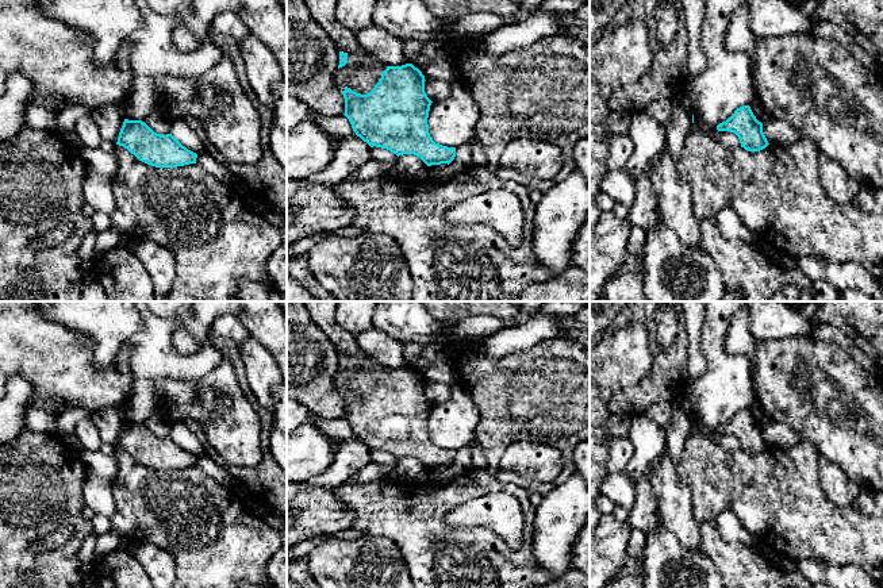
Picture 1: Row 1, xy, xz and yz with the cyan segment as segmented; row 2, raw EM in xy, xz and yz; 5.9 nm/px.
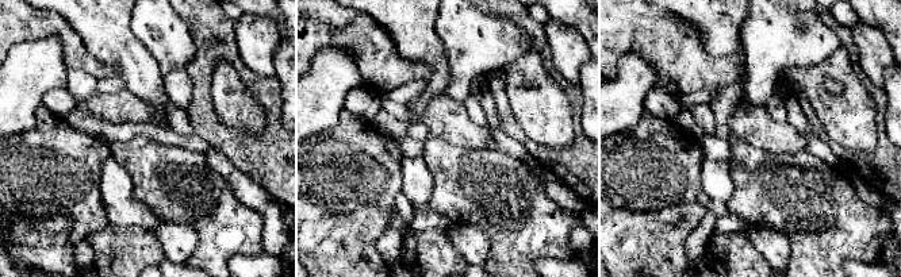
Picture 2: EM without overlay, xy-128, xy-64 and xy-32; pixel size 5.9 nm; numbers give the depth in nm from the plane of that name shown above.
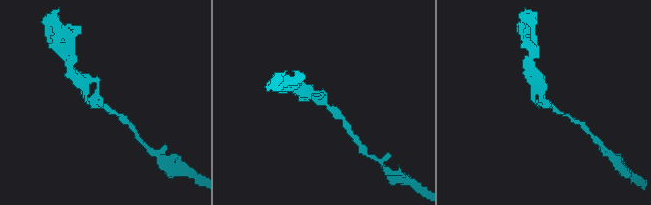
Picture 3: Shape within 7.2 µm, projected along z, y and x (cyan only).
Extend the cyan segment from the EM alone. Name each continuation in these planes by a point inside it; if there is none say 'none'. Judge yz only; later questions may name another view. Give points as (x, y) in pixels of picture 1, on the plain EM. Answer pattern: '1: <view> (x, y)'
none

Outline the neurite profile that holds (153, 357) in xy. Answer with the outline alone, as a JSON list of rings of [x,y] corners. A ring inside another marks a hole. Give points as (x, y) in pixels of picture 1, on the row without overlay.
[[[146,301],[134,304],[141,314],[141,328],[128,339],[133,392],[126,422],[142,423],[157,411],[161,380],[196,383],[211,373],[220,354],[208,333],[222,315],[238,319],[250,338],[272,353],[287,383],[287,316],[277,301],[191,301],[192,314],[183,324],[200,343],[192,354],[180,354],[173,347],[173,320],[157,316]]]

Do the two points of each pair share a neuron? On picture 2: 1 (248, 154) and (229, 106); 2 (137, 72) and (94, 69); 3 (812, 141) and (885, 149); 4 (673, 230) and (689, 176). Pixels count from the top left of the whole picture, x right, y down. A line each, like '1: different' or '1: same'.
1: different
2: different
3: different
4: different

